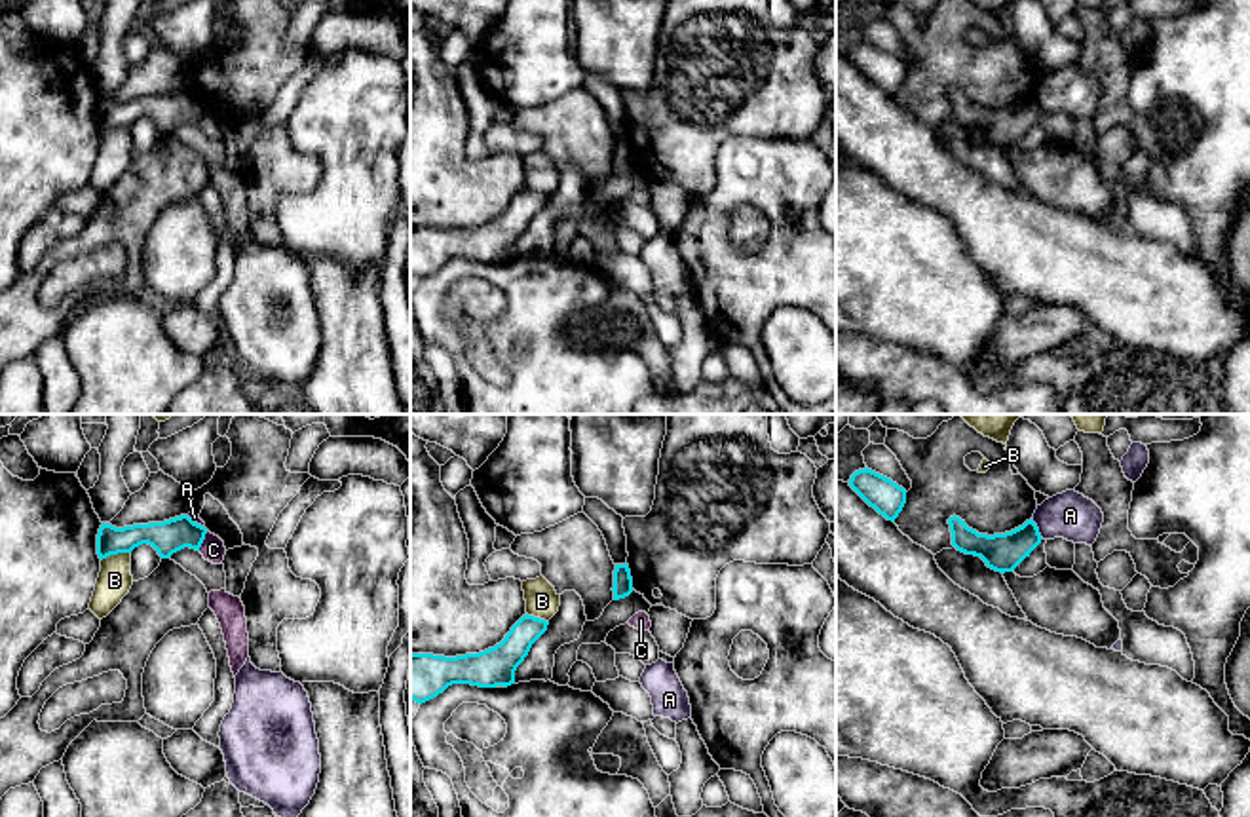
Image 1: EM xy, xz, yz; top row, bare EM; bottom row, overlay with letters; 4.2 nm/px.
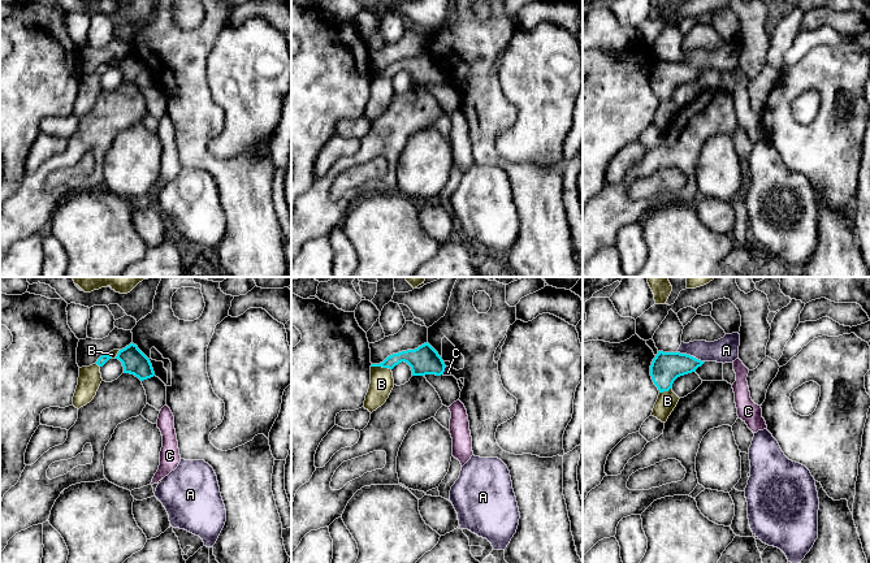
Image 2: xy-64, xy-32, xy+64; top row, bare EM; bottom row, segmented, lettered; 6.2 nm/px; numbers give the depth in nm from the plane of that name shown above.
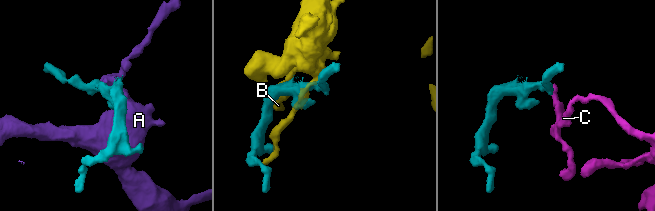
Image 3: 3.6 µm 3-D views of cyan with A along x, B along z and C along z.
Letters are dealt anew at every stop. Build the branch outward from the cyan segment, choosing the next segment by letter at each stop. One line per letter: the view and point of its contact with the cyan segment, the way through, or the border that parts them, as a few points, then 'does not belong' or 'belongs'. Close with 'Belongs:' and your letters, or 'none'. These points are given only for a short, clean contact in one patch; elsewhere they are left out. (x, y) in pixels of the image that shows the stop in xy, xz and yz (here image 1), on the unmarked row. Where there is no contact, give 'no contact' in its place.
A: yz (1038, 103) | along yz (1032, 94), (1043, 113) | does not belong
B: xy (114, 128) | does not belong
C: xy (204, 113) | along xy (208, 105), (198, 124) | does not belong
Belongs: none

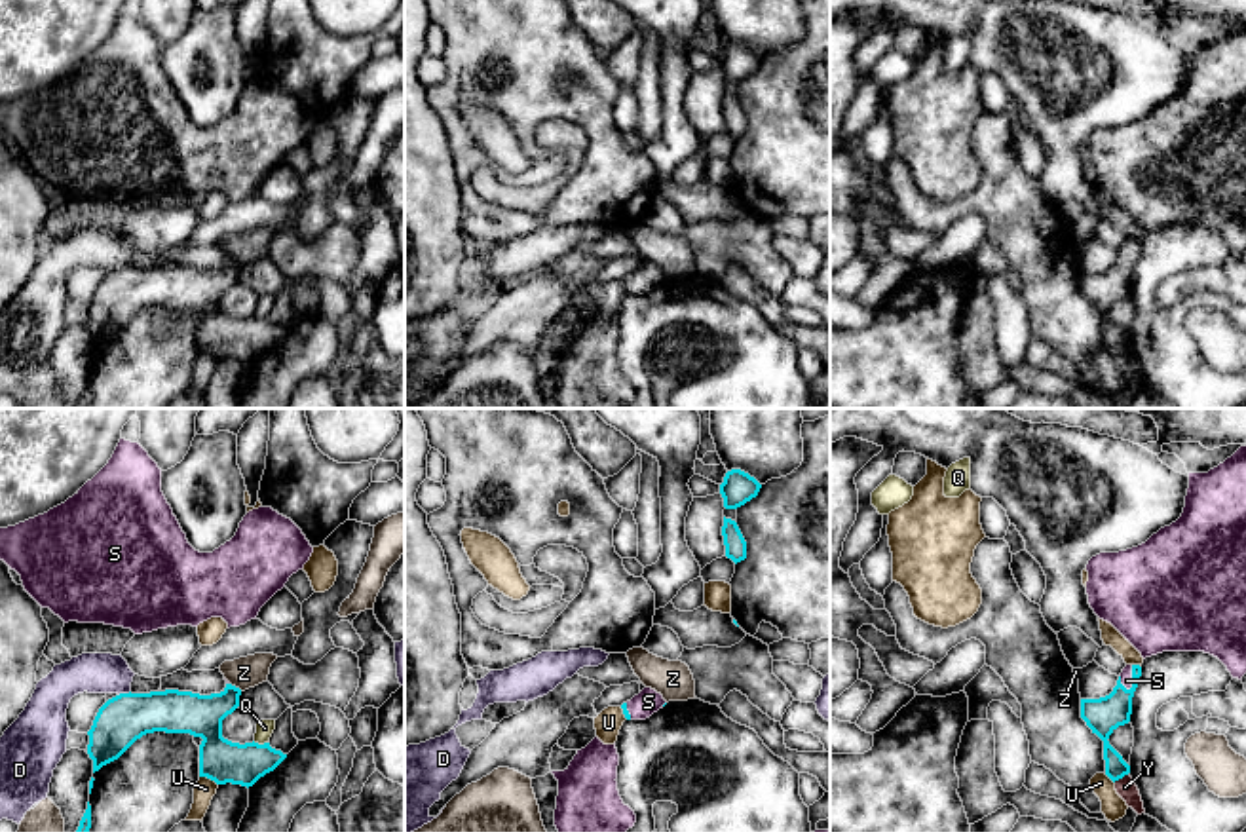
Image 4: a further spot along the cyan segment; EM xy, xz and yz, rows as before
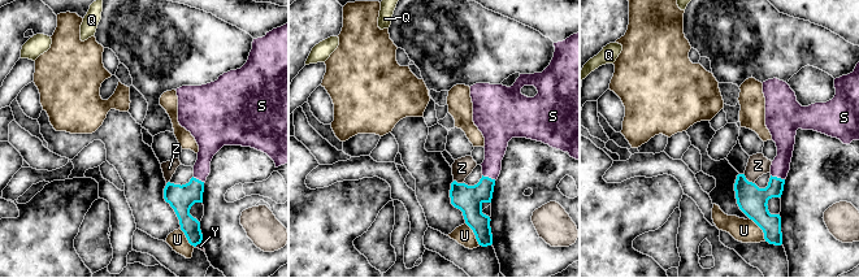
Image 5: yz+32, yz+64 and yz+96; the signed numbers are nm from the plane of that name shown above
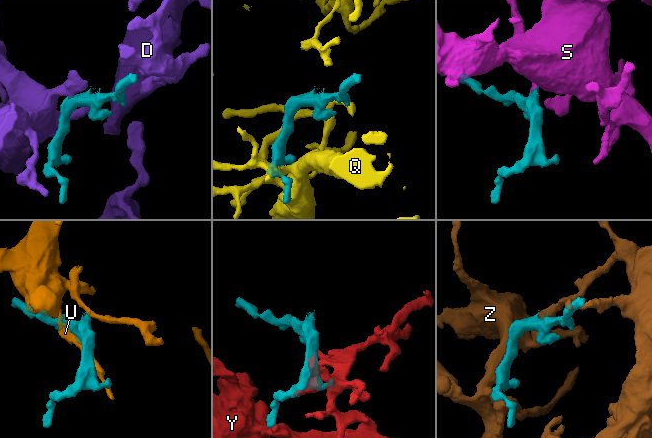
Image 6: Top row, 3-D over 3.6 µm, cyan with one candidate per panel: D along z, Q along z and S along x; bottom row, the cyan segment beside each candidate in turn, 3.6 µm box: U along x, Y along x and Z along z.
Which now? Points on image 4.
D: xy (124, 268) | along xy (130, 264), (118, 270) | does not belong
Q: xy (261, 320) | does not belong
S: yz (1132, 253) | across yz (1104, 289), (1132, 253), (1127, 255) | belongs
U: xy (209, 352) | does not belong
Y: yz (1121, 352) | does not belong
Z: xy (234, 261) | does not belong
Belongs: S

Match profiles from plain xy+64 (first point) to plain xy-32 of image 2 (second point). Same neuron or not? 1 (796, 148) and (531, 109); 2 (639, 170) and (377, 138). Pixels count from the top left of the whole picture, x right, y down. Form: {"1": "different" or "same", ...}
{"1": "same", "2": "same"}

